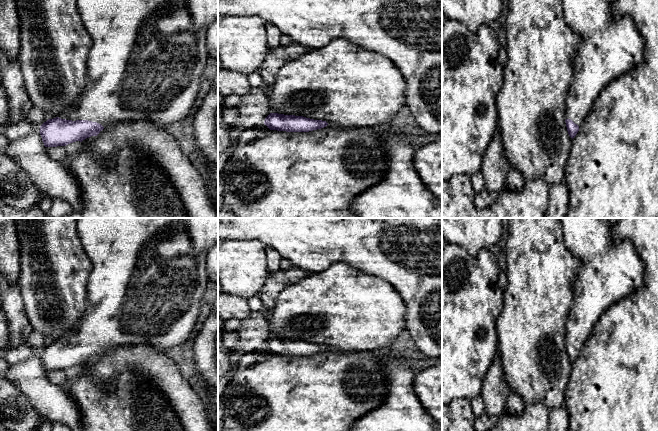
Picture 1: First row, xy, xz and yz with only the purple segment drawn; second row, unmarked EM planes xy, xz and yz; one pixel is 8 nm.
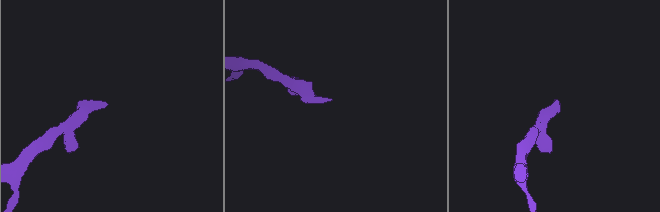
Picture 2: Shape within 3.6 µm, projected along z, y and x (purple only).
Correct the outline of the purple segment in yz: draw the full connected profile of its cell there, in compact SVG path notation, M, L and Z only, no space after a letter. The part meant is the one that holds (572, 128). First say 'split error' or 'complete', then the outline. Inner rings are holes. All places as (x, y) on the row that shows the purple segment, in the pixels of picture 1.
split error; M562 0L565 21L570 29L582 38L573 65L572 81L566 96L566 127L573 139L579 131L594 101L600 92L614 79L630 71L643 61L644 41L636 25L629 16L618 17L613 11L614 1L611 0Z

